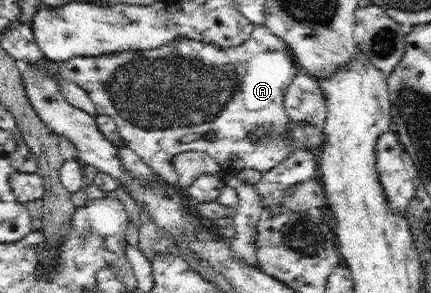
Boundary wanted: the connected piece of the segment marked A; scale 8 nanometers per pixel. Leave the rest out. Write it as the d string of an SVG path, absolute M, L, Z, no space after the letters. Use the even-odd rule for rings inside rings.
M263 23L256 25L251 32L251 35L240 46L221 48L217 44L203 43L199 40L191 38L177 38L171 41L170 44L162 45L161 47L148 50L131 50L115 52L114 54L105 54L98 56L75 56L69 60L60 62L62 71L71 81L74 81L81 89L84 89L91 101L95 104L96 115L109 115L116 123L119 135L125 146L130 147L151 169L157 174L160 182L166 185L176 186L177 174L175 166L173 166L173 157L179 155L181 151L201 151L210 155L219 165L221 173L231 173L237 176L240 170L255 169L259 172L267 172L275 165L279 165L291 152L289 148L289 140L285 138L285 131L289 129L289 123L292 119L287 115L284 106L284 97L293 81L293 78L302 70L289 51L288 45L280 37L273 35L271 30ZM249 134L258 137L254 142L249 138Z

